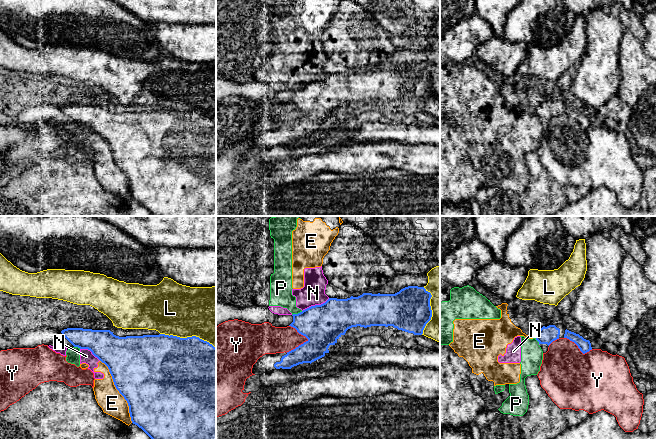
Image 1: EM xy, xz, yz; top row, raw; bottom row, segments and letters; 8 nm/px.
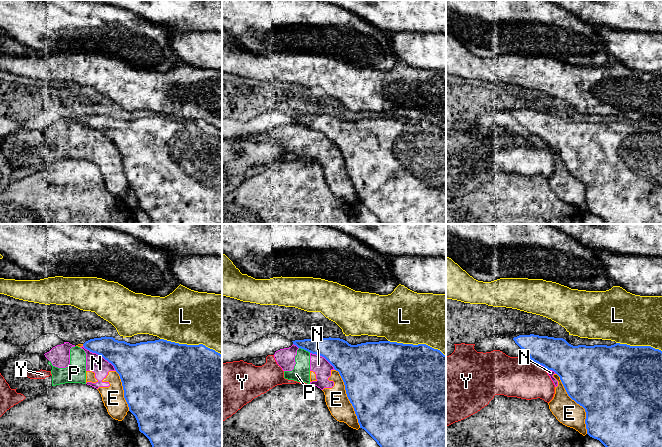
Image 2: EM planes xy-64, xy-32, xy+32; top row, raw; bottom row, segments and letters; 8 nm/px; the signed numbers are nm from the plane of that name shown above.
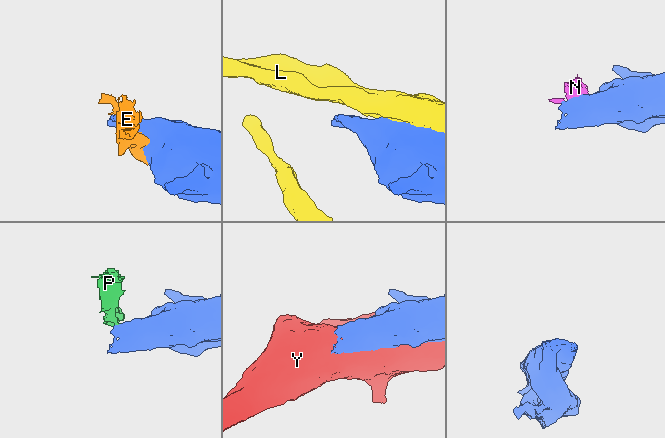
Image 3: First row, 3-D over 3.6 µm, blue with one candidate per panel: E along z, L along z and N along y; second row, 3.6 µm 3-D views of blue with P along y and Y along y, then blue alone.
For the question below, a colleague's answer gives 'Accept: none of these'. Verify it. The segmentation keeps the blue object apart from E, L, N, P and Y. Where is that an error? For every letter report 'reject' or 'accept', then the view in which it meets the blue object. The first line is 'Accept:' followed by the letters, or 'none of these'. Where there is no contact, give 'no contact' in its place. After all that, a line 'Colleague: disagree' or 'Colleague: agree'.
Accept: none of these
E: reject; meets blue in xy
L: reject; meets blue in xy
N: reject; meets blue in xz
P: reject; meets blue in xz
Y: reject; meets blue in xz
Colleague: agree

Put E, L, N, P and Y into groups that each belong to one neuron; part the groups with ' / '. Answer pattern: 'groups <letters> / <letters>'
groups E N P / L / Y

